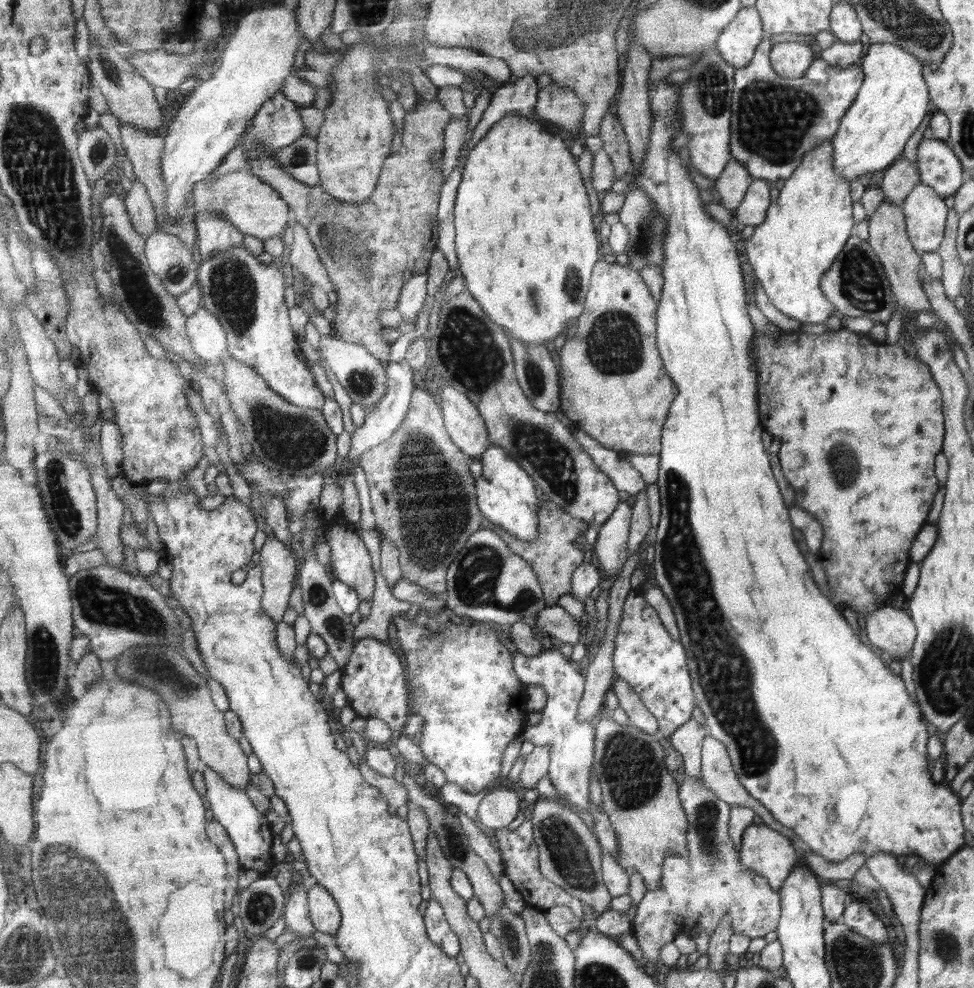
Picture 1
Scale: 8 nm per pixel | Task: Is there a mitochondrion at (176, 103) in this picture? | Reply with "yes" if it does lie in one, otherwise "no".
no

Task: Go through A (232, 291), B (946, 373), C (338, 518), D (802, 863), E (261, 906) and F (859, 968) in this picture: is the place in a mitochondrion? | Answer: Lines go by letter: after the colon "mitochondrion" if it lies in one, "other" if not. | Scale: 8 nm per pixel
A: mitochondrion
B: other
C: other
D: other
E: mitochondrion
F: mitochondrion

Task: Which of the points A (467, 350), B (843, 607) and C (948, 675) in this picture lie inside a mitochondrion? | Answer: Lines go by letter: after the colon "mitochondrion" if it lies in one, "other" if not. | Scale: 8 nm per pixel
A: mitochondrion
B: other
C: mitochondrion

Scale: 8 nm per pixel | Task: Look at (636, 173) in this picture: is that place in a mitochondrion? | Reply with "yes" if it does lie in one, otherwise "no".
no

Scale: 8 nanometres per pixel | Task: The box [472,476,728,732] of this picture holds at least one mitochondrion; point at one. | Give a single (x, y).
(527, 598)

